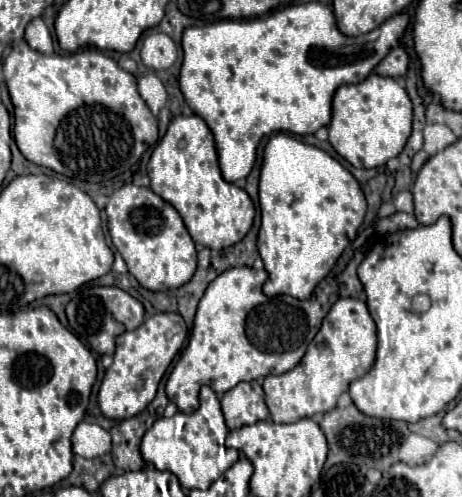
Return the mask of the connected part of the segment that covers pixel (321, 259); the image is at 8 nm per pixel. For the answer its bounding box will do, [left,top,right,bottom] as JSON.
[257,134,367,300]

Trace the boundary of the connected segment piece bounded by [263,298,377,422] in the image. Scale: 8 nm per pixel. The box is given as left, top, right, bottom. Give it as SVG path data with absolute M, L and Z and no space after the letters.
M339 298L311 340L301 364L281 376L263 380L265 402L273 422L293 422L313 414L325 414L335 408L337 398L347 392L349 384L369 372L375 362L377 328L369 316L367 304L357 298Z

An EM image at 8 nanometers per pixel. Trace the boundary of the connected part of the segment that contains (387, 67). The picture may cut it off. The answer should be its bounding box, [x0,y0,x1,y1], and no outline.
[375,46,409,78]

